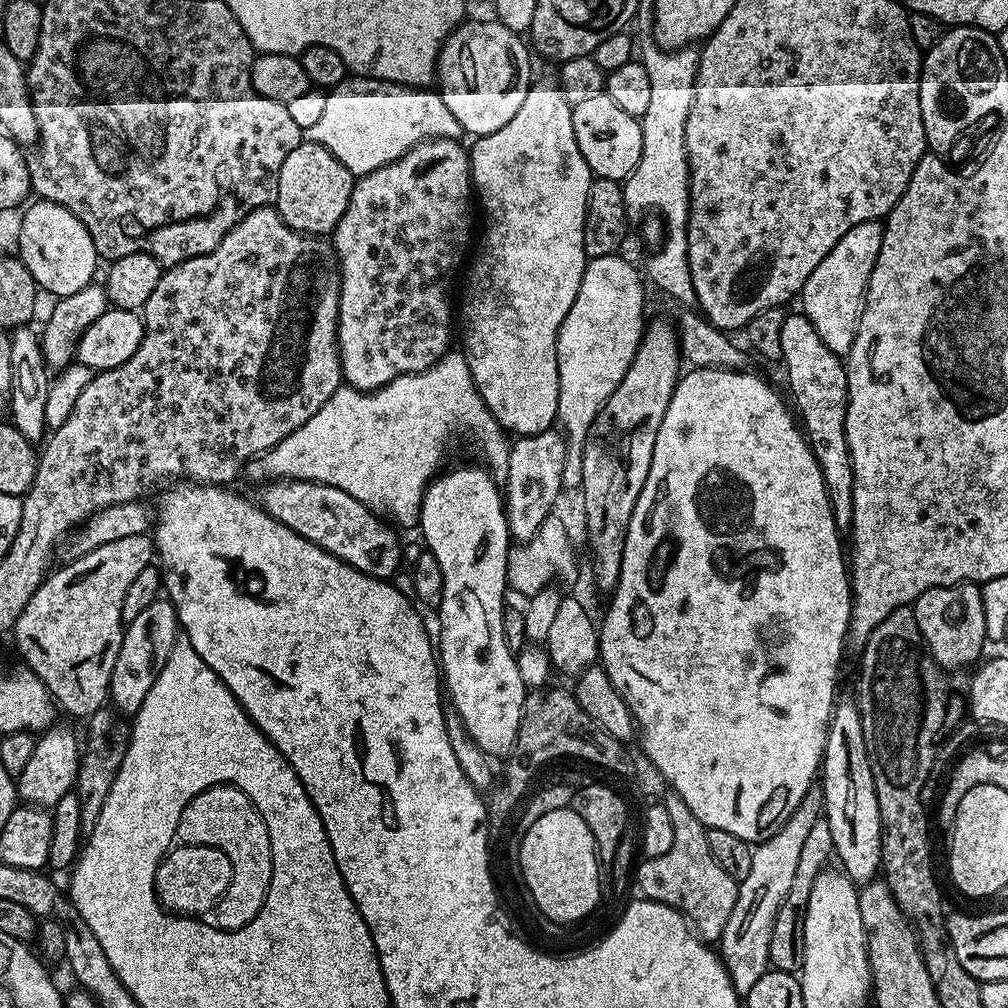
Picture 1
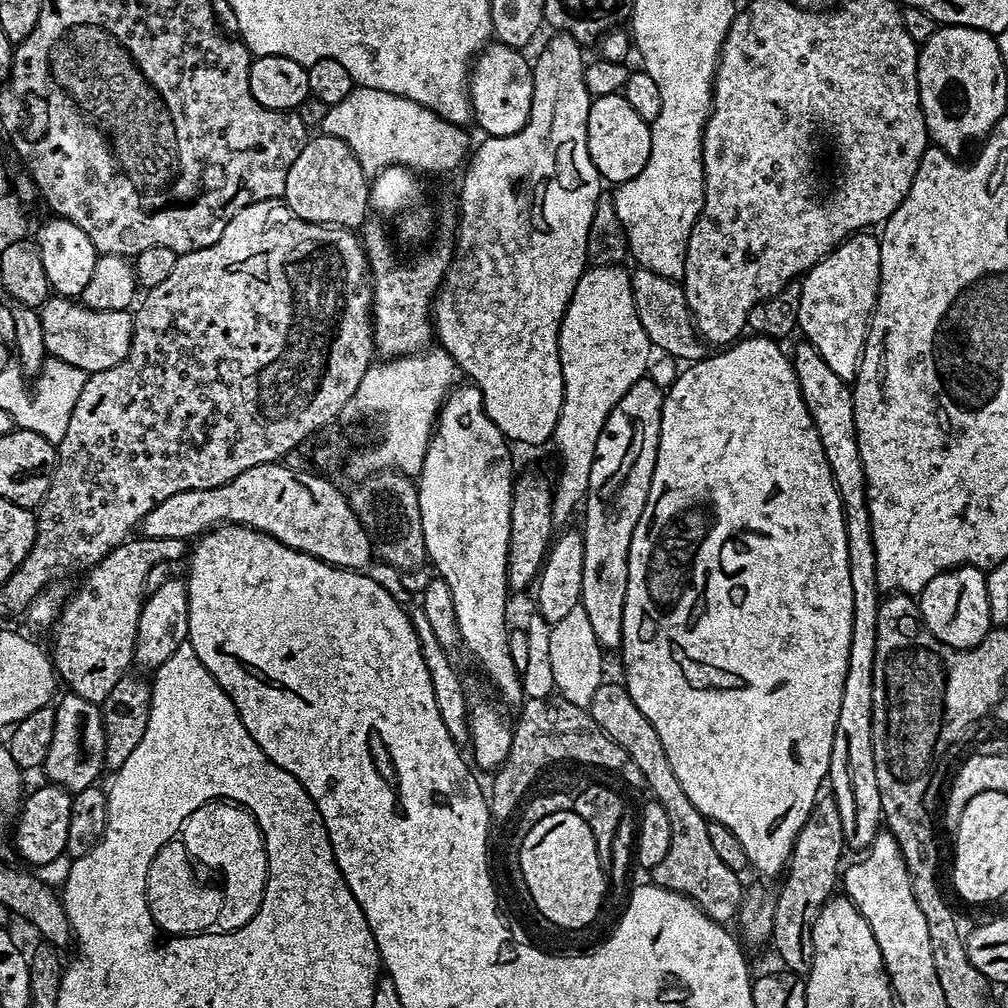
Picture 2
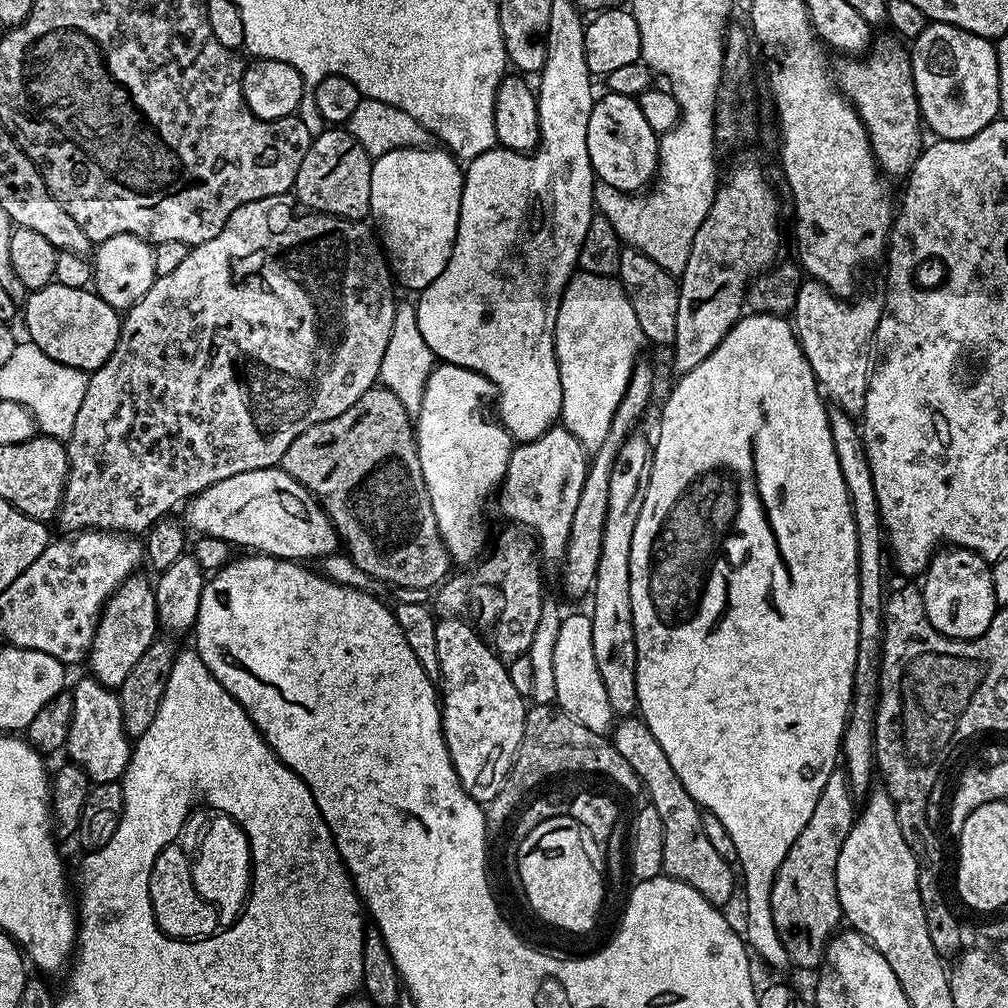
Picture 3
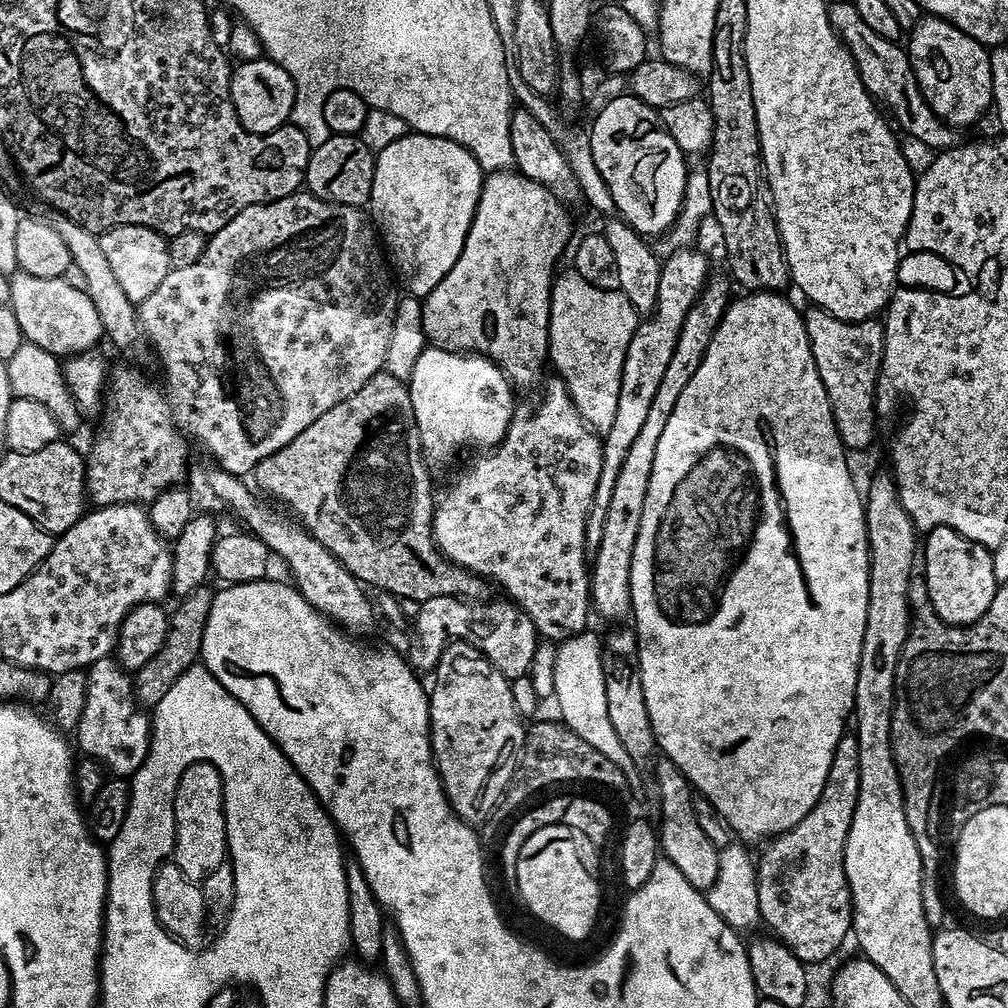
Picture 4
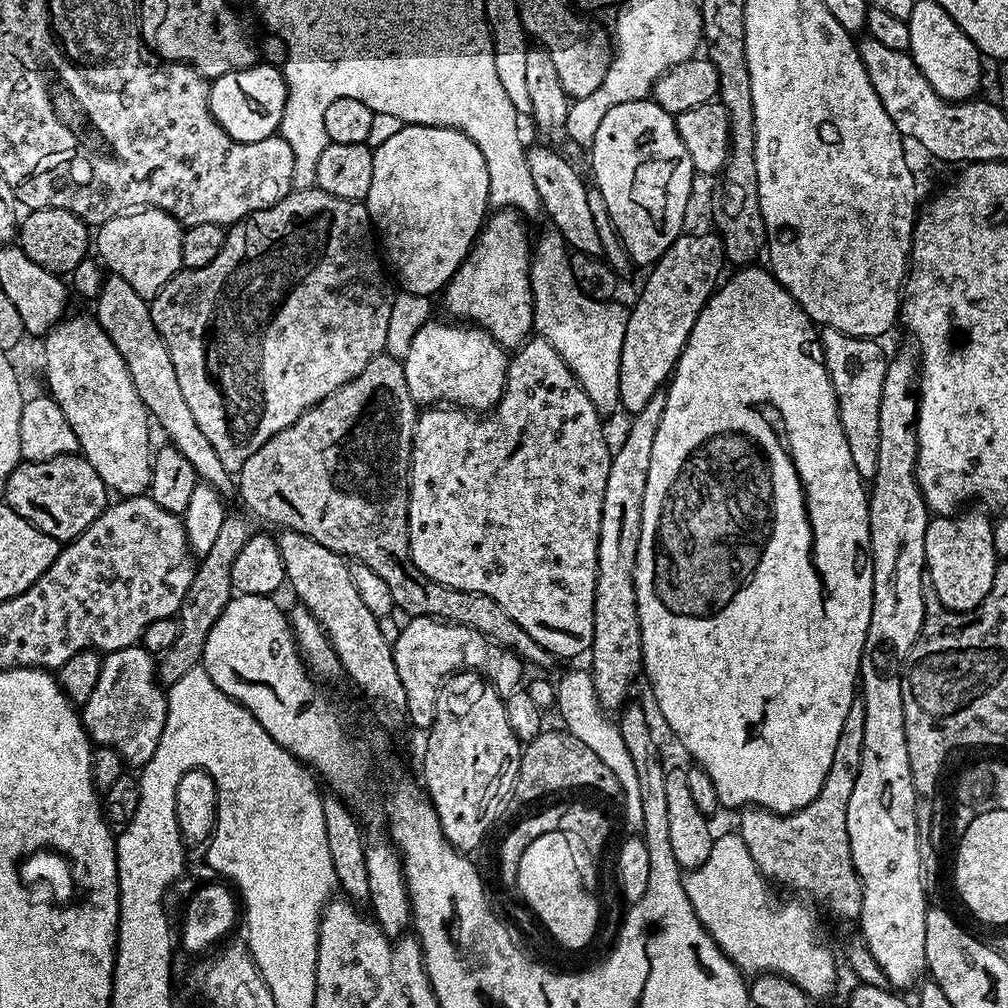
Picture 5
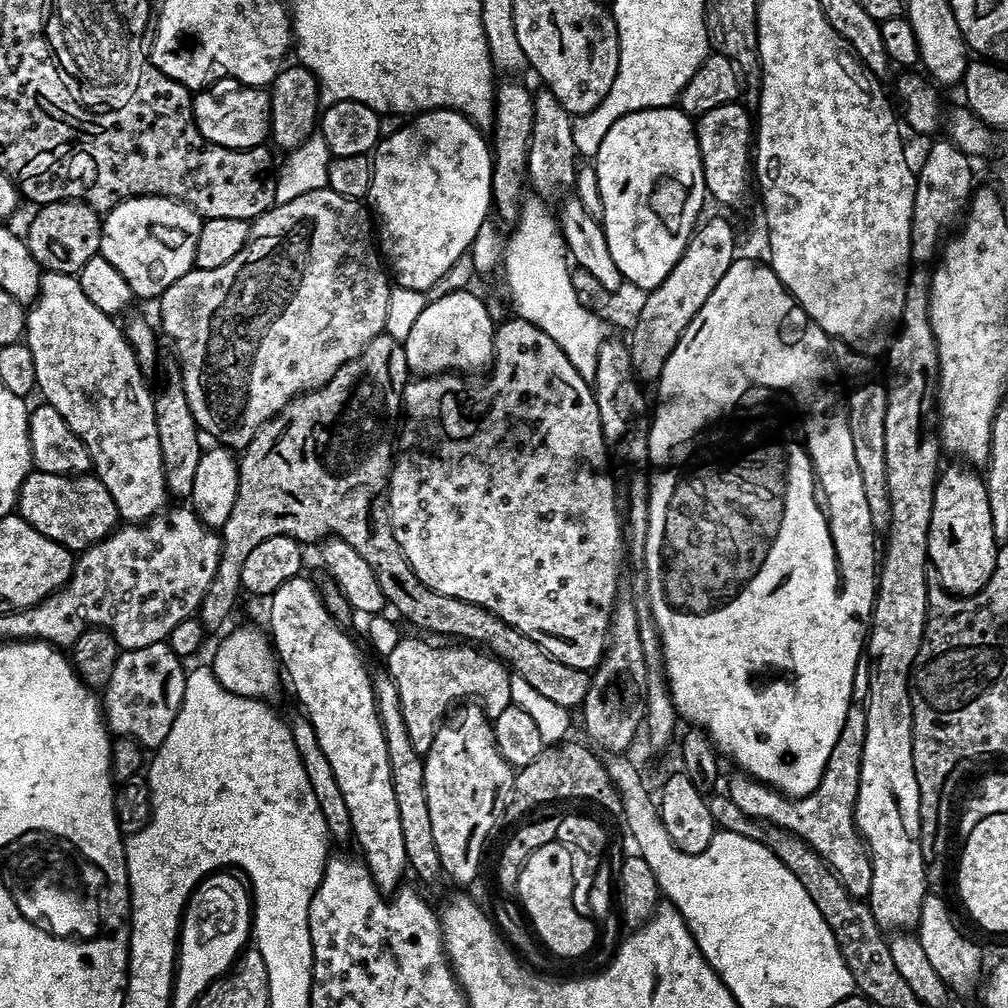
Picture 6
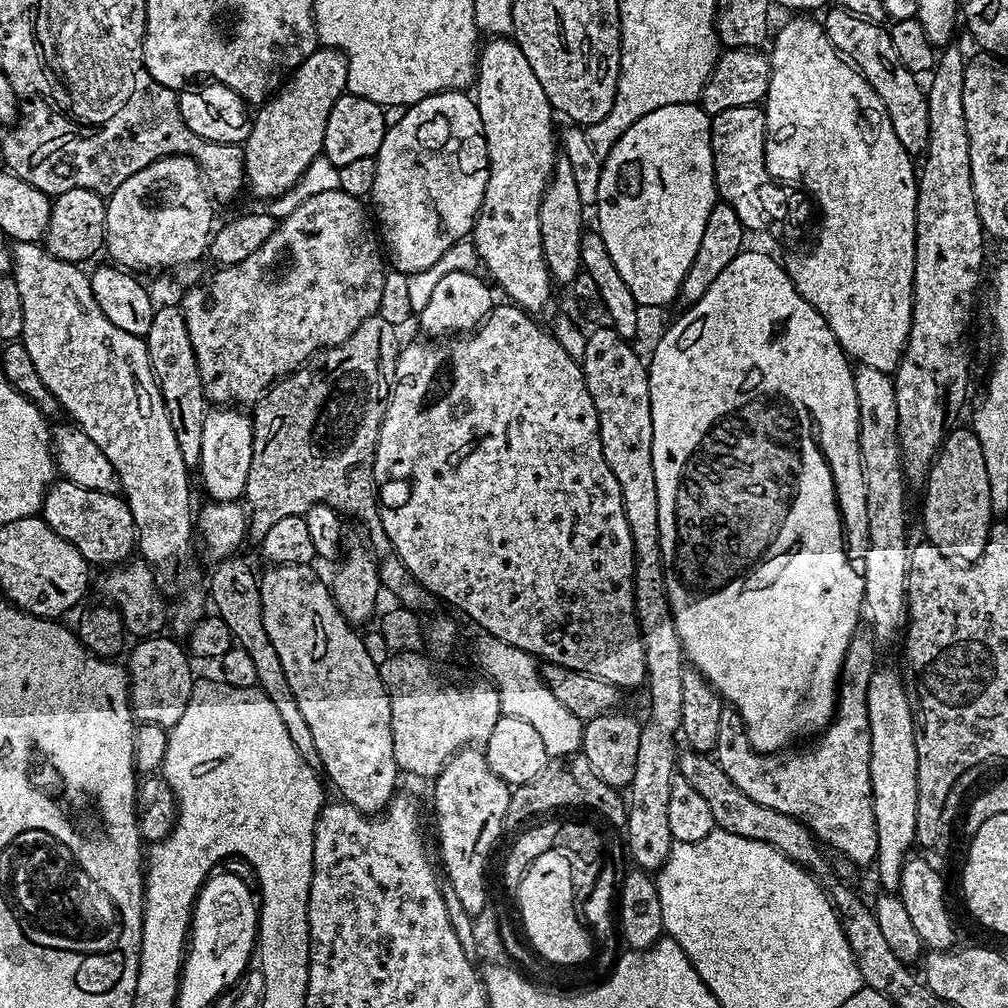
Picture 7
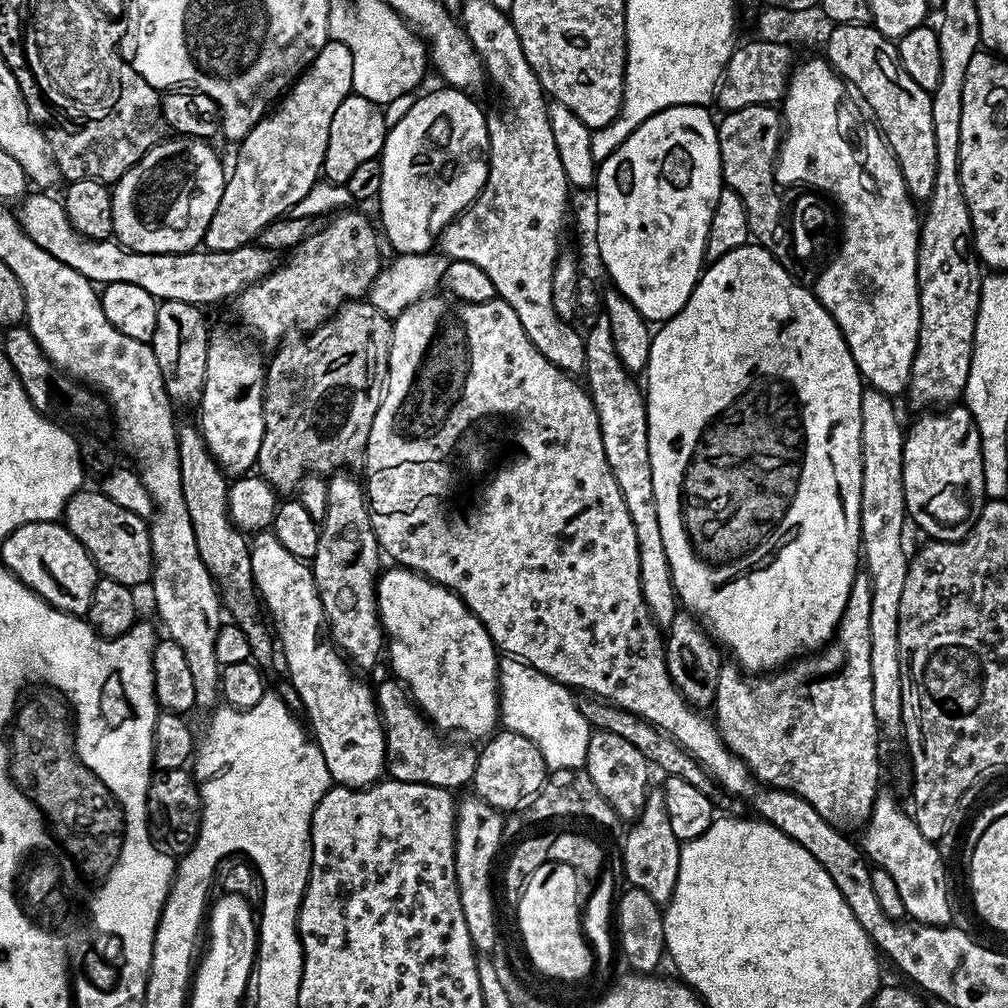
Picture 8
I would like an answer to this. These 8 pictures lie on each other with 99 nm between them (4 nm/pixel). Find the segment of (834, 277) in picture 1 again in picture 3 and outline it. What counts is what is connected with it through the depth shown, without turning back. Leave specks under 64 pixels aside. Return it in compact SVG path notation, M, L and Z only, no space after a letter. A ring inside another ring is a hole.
M808 278L803 281L798 290L796 304L791 310L790 320L796 329L796 339L799 340L802 350L806 354L806 362L810 362L810 370L814 370L816 382L833 400L835 407L845 412L850 417L861 415L866 406L866 390L870 375L870 357L874 352L876 327L880 321L880 315L884 309L884 301L878 295L845 298L835 296L825 284L819 284L817 280Z

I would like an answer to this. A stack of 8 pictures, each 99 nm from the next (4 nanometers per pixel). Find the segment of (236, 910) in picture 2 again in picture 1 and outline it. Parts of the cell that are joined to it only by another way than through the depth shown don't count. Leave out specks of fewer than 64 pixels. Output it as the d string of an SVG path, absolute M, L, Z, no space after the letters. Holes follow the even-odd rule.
M232 785L206 789L186 804L176 834L179 843L222 849L232 862L233 880L214 909L215 925L221 931L236 932L253 921L269 892L273 862L268 827L248 795Z

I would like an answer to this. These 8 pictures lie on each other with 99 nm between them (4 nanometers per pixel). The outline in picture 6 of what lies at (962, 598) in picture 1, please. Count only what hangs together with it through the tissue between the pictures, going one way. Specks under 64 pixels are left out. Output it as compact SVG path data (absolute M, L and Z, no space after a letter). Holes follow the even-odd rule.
M964 462L952 464L939 473L934 490L934 510L930 514L928 558L939 587L954 596L972 596L994 574L998 542L990 522L988 485L975 467Z

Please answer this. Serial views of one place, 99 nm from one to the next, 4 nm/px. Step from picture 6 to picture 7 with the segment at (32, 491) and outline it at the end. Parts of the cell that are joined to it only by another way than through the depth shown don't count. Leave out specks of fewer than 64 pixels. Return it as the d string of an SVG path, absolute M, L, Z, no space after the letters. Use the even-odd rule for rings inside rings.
M60 478L44 495L42 515L50 530L66 538L66 542L70 542L70 546L74 546L74 550L78 550L78 554L82 554L82 558L86 558L89 565L123 564L137 551L134 518L123 495L86 490L74 482Z

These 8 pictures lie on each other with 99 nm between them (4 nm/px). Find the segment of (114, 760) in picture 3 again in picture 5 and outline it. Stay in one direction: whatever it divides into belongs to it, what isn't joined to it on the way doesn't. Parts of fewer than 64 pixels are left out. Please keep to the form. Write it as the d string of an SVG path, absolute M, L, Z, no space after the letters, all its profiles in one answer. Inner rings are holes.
M140 644L107 653L101 662L101 674L94 692L82 705L82 723L93 745L113 748L129 769L139 770L158 750L158 738L166 726L168 697L165 685L156 675L157 657Z

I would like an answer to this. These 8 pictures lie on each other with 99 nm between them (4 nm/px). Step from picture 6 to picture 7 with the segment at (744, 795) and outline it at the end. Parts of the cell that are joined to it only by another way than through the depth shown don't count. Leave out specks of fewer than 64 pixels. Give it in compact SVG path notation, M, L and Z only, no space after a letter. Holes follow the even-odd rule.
M861 626L856 629L852 636L850 646L846 650L846 658L844 659L844 670L842 673L842 683L838 689L838 703L836 705L836 714L832 717L831 724L815 737L816 745L809 752L792 752L796 750L781 750L778 752L758 752L753 748L752 743L748 740L748 734L744 730L744 719L740 717L734 710L726 710L722 714L722 718L718 722L718 742L714 749L714 759L718 766L722 766L722 771L730 777L730 782L734 782L734 786L738 786L738 790L742 790L742 794L746 794L754 802L759 802L762 806L767 806L769 810L782 810L782 814L790 814L796 820L800 820L817 841L821 845L833 848L836 852L841 852L846 859L852 864L857 864L860 868L871 869L876 863L876 855L878 854L878 826L874 822L874 798L872 797L872 783L870 782L870 714L866 706L866 694L870 686L870 678L874 671L872 663L876 660L876 651L878 645L876 636L873 634L871 627Z

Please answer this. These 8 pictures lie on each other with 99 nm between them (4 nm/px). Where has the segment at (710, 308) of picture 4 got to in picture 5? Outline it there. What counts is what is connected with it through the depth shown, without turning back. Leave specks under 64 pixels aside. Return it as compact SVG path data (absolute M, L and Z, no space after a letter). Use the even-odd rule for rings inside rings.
M663 391L654 394L650 402L641 412L631 417L632 425L624 436L624 441L612 454L610 474L606 478L606 498L602 498L602 530L598 538L598 578L594 594L594 638L590 649L592 665L590 671L594 690L598 694L598 702L609 713L616 714L629 703L632 683L642 672L642 630L638 618L638 602L636 601L636 559L638 558L638 542L642 530L642 502L646 494L646 478L650 478L650 458L654 458L654 438L658 438L658 426L668 402Z

